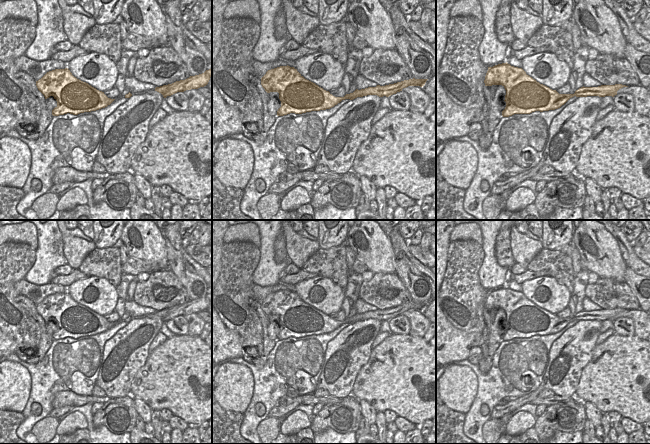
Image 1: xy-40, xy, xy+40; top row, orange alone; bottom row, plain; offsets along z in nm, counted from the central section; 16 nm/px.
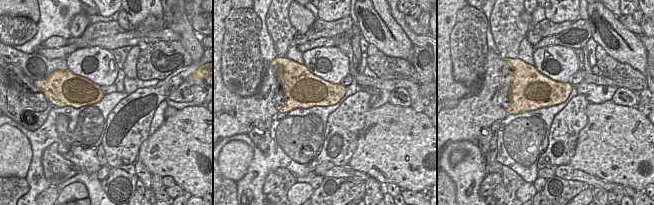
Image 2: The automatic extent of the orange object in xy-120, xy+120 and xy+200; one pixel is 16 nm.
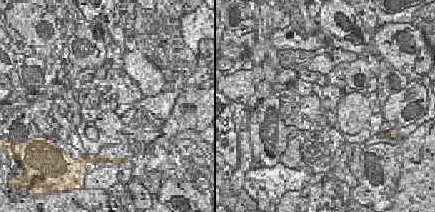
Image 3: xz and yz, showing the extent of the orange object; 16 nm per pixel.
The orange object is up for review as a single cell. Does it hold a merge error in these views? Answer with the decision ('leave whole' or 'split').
leave whole

